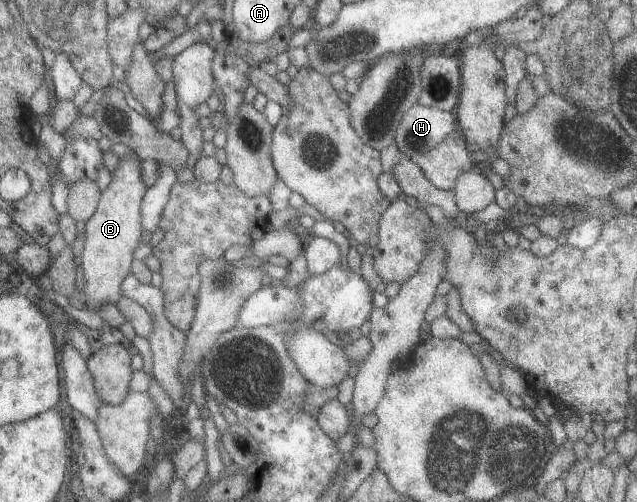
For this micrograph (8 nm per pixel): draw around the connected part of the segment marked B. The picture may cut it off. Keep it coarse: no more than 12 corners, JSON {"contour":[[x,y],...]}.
{"contour":[[119,158],[84,221],[88,311],[120,297],[147,188]]}

